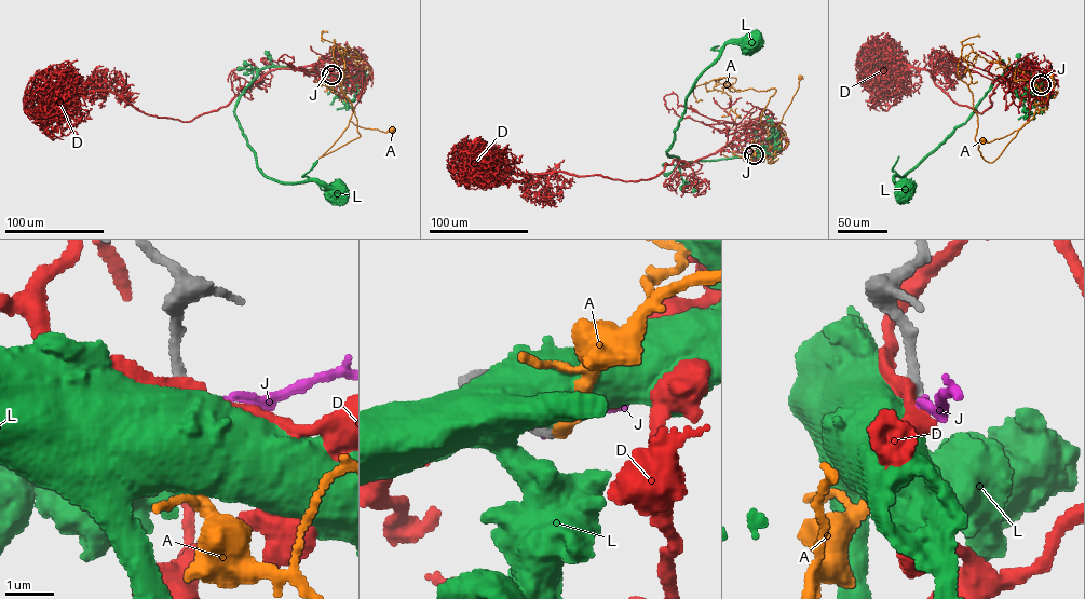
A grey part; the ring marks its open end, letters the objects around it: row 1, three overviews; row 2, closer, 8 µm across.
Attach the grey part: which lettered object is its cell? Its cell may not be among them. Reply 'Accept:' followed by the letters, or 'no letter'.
Accept: A

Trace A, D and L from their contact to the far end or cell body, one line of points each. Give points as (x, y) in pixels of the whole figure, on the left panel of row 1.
A: (331, 75), (341, 96), (353, 110), (350, 120), (366, 128), (387, 132), (392, 130)
D: (331, 73), (320, 58), (273, 70), (188, 122), (80, 91), (38, 116), (63, 139)
L: (331, 73), (260, 68), (240, 96), (234, 113), (261, 172), (282, 181), (316, 180), (338, 191), (342, 199)

